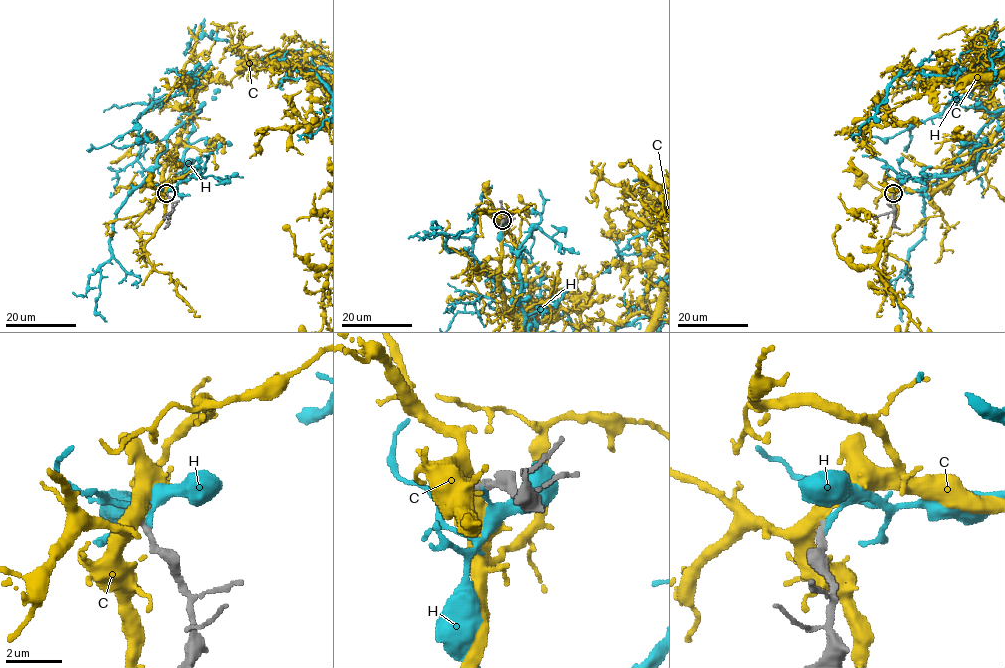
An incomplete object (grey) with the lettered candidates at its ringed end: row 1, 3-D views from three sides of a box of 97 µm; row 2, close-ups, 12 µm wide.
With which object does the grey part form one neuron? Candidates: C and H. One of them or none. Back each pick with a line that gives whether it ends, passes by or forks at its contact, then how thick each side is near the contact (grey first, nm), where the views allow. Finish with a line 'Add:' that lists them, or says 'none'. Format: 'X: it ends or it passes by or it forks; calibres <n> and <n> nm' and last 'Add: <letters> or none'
Add: none

